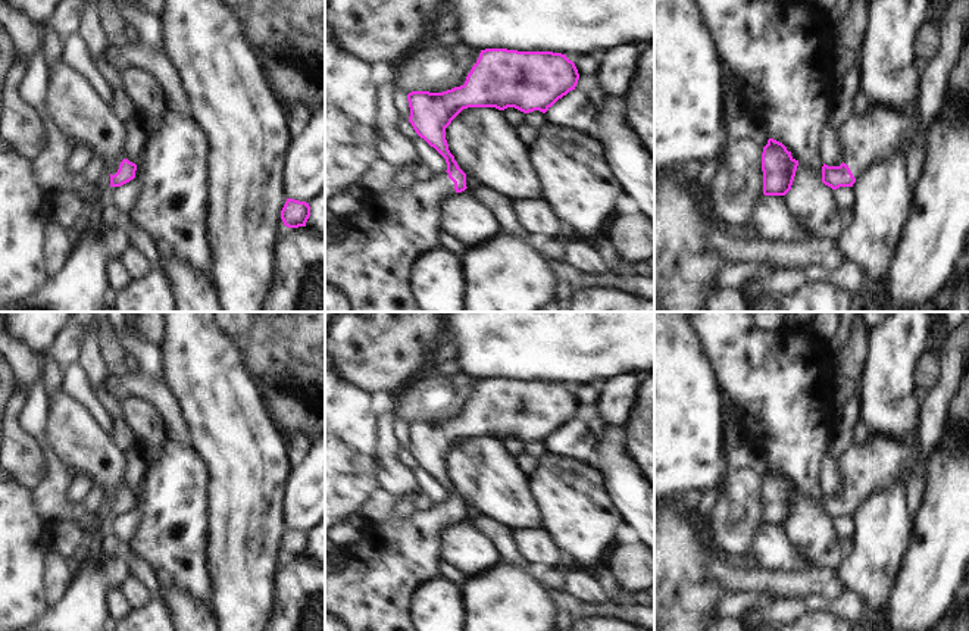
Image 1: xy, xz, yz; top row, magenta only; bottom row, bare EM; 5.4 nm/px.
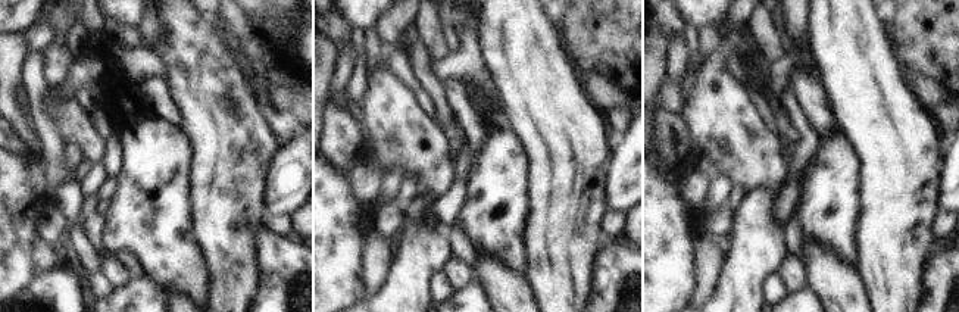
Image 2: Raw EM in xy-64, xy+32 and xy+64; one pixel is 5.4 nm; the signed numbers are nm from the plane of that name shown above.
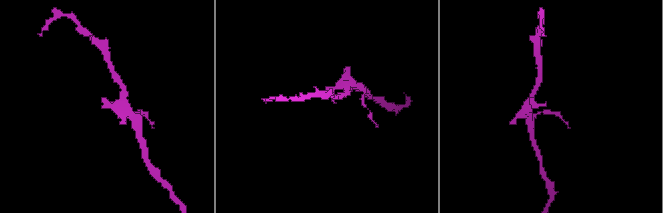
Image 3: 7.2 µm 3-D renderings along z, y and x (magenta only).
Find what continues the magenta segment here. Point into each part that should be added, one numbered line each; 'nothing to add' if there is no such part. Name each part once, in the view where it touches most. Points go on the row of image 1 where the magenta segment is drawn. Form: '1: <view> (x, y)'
1: xy (84, 118)

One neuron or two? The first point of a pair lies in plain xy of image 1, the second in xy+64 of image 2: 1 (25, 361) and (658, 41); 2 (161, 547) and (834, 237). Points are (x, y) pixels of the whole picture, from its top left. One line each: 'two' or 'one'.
1: two
2: one

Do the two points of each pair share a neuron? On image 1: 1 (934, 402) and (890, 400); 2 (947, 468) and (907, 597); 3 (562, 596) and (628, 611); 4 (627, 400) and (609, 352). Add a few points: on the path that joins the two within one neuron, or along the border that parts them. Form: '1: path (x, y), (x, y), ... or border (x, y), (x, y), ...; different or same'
1: border (921, 403), (918, 425); different
2: path (947, 500), (946, 536), (934, 565); same
3: path (578, 609), (612, 611); same
4: border (638, 372), (612, 377), (600, 387); different

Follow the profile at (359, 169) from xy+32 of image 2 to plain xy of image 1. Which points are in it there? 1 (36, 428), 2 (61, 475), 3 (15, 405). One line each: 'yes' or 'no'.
1: yes
2: yes
3: no

